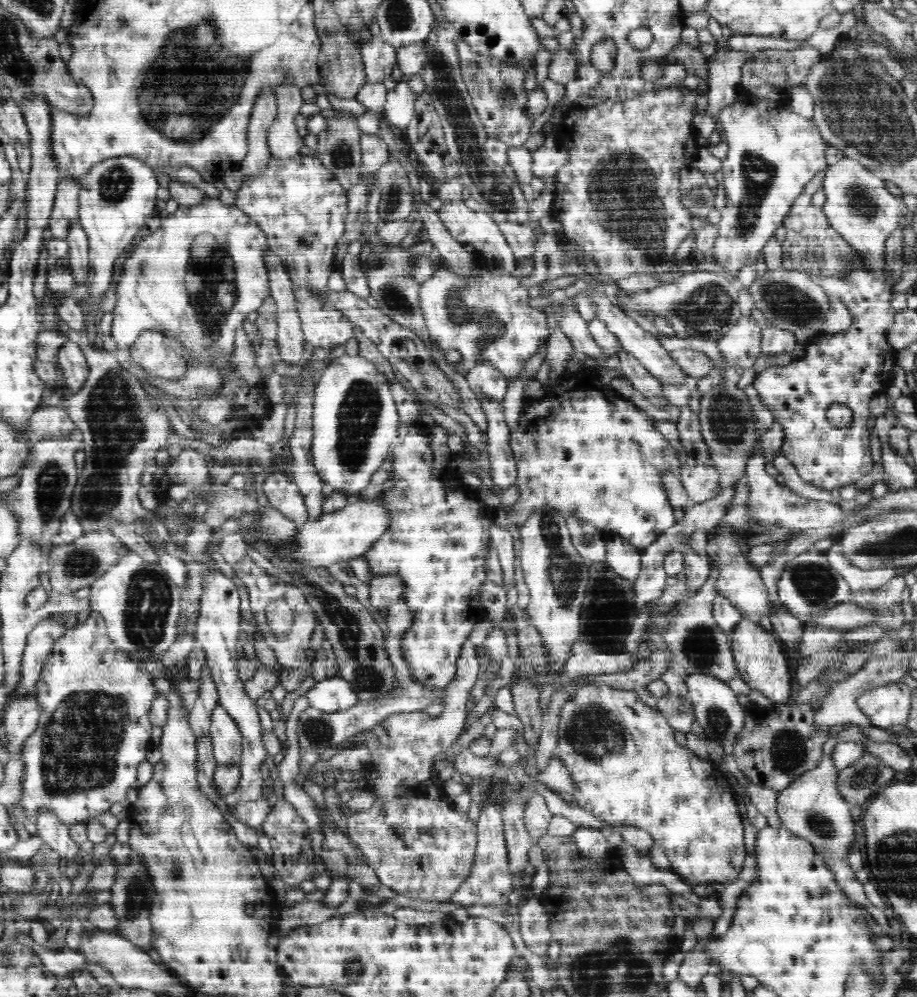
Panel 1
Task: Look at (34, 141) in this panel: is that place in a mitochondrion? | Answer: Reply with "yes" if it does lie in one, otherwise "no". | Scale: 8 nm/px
no

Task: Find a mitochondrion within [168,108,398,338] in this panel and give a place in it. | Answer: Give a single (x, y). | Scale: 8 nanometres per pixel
(340, 156)

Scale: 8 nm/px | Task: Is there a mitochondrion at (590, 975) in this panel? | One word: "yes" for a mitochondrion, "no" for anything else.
yes

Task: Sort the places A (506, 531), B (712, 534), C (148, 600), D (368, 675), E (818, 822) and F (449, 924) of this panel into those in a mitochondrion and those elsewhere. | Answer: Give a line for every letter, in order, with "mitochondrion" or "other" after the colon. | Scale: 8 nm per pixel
A: other
B: other
C: mitochondrion
D: mitochondrion
E: mitochondrion
F: other

